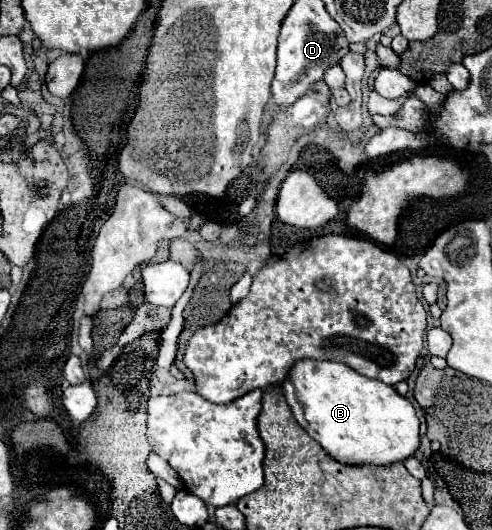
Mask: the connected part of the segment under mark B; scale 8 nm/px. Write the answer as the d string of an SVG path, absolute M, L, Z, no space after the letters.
M301 360L291 368L289 378L281 384L283 394L293 410L295 420L303 430L337 462L347 466L389 466L393 462L405 462L415 454L421 444L419 438L419 418L413 404L399 396L393 386L387 386L381 380L361 378L355 370L341 362L317 362Z

